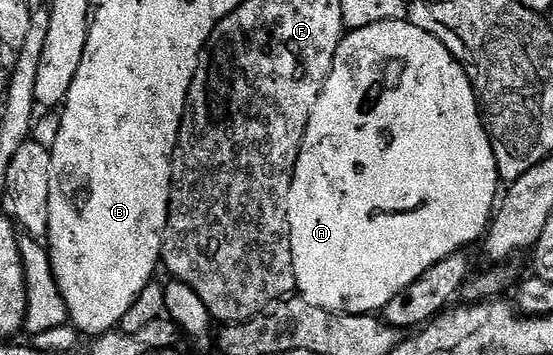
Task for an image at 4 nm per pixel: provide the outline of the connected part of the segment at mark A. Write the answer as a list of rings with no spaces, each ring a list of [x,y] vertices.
[[[408,19],[372,23],[372,27],[360,27],[359,29],[349,30],[349,32],[343,36],[342,42],[338,44],[334,66],[328,75],[328,79],[324,83],[321,93],[318,95],[318,101],[314,105],[312,115],[308,119],[308,127],[306,128],[304,139],[302,140],[302,150],[298,156],[298,162],[294,168],[294,178],[292,179],[290,198],[288,199],[288,207],[286,208],[286,218],[290,220],[290,242],[292,243],[294,283],[297,292],[301,294],[301,296],[308,298],[316,307],[324,307],[333,313],[377,314],[389,303],[389,301],[396,299],[400,294],[405,293],[408,286],[419,281],[424,275],[424,271],[428,271],[433,265],[440,263],[448,255],[465,250],[467,248],[465,245],[472,244],[478,236],[479,240],[479,238],[489,230],[490,222],[496,212],[496,202],[500,197],[498,185],[500,186],[500,178],[498,175],[496,155],[494,154],[494,143],[490,139],[490,134],[486,132],[486,123],[482,116],[482,110],[478,104],[478,94],[475,90],[473,81],[470,79],[469,72],[462,65],[461,61],[454,58],[450,48],[444,43],[440,43],[440,39],[436,39],[428,31],[420,31],[420,27],[416,27]]]

